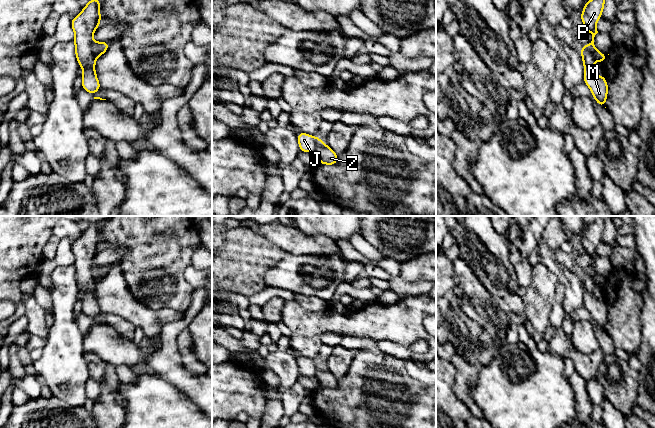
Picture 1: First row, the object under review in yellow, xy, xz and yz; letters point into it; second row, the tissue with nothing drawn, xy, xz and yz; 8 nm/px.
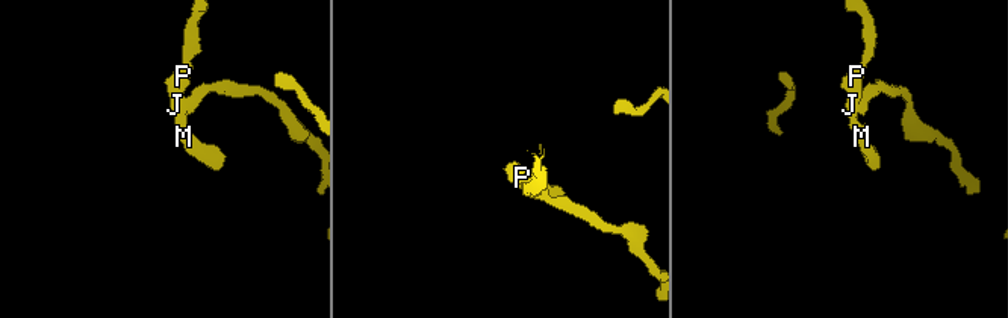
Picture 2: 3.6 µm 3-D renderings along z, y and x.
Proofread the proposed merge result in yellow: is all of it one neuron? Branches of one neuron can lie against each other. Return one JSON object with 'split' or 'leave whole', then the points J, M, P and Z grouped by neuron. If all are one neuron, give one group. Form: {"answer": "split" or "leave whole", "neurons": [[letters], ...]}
{"answer": "split", "neurons": [["J", "M", "P"], ["Z"]]}

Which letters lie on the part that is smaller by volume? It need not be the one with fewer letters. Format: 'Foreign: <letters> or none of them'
Foreign: J, M, P

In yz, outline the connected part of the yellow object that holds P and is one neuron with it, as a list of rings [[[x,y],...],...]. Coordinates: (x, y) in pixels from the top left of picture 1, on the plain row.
[[[600,216],[595,222],[588,224],[581,236],[581,244],[584,248],[584,253],[588,254],[592,259],[592,265],[598,257],[596,247],[601,242],[605,229],[604,218],[609,216]]]

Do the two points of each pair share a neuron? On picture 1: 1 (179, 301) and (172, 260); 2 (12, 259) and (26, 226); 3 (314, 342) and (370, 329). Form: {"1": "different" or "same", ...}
{"1": "same", "2": "same", "3": "different"}

